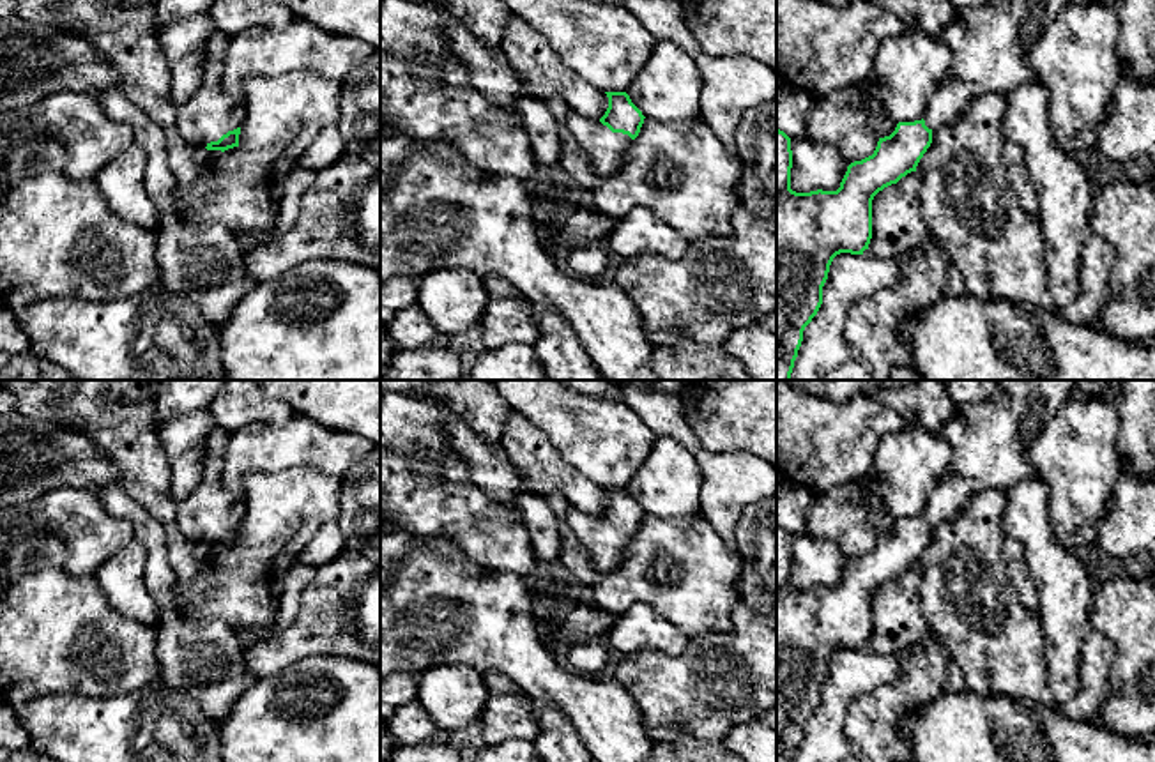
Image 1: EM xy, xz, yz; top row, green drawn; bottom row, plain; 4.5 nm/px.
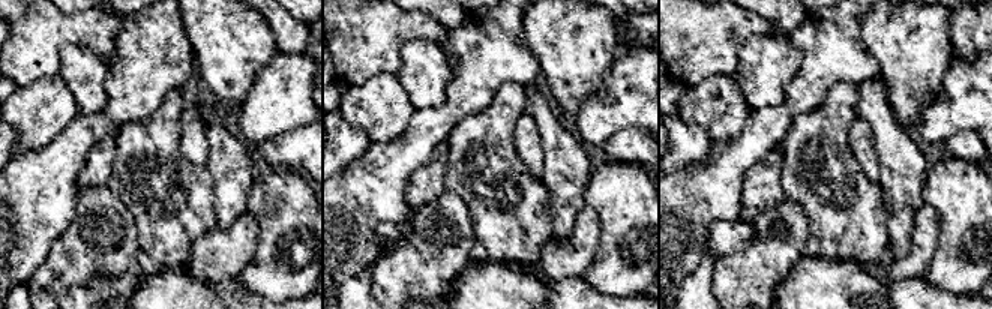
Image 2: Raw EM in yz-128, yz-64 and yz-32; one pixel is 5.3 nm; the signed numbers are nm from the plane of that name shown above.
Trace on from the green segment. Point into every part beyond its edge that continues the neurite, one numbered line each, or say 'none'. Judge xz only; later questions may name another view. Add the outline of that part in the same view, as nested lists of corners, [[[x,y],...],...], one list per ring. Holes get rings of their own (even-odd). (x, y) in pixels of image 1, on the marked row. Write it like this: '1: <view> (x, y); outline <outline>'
1: xz (605, 149); outline [[[570,111],[566,126],[577,145],[589,156],[596,182],[608,179],[624,161],[633,140],[623,133],[612,133],[600,120]]]

